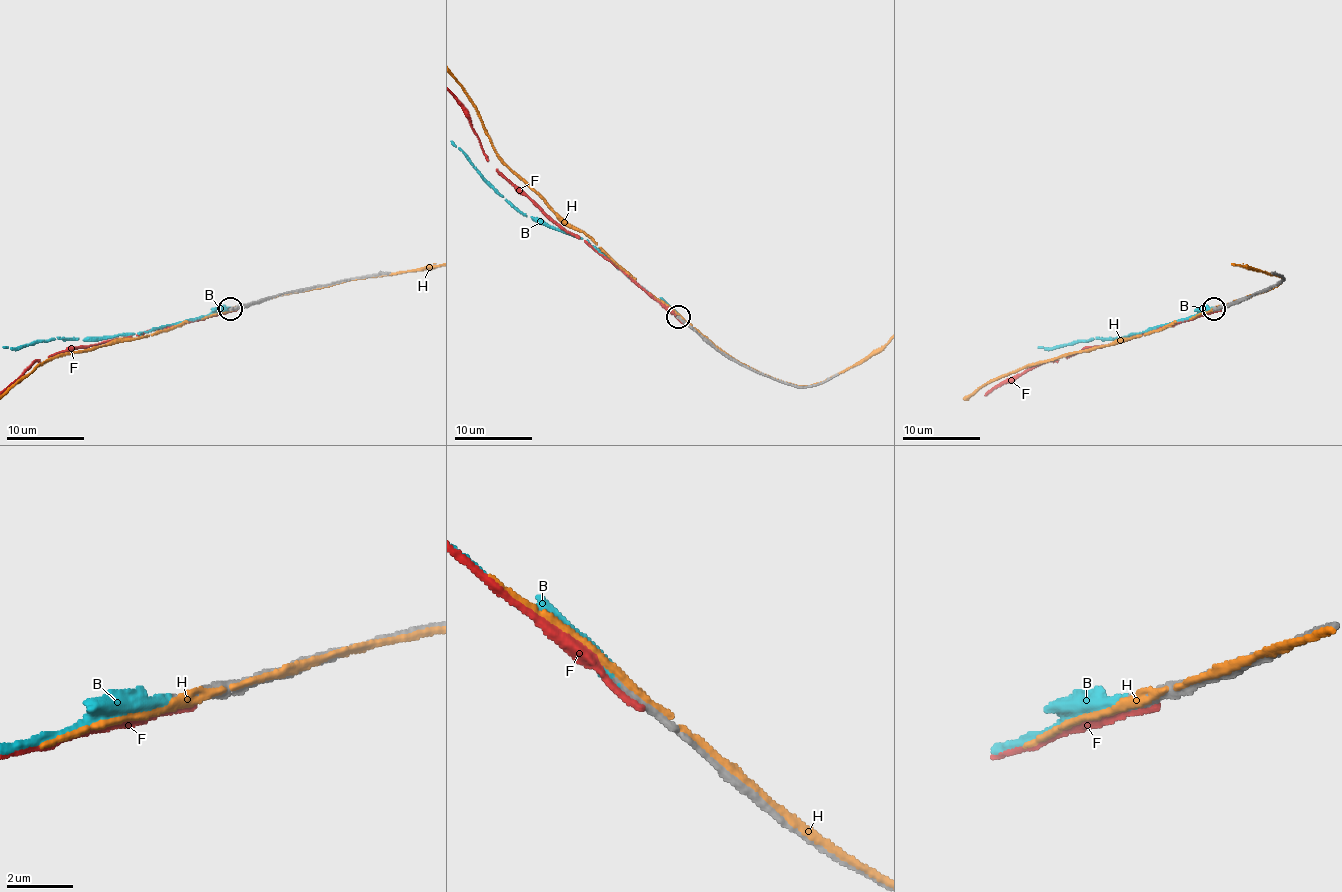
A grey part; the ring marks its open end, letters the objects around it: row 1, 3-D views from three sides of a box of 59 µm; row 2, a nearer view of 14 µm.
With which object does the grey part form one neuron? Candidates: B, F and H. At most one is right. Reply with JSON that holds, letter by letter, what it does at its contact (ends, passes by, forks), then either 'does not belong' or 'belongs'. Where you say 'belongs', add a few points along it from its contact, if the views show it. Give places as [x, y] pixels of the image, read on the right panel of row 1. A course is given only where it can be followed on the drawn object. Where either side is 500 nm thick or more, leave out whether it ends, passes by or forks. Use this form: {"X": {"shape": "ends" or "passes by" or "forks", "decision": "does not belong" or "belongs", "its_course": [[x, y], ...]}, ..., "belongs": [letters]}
{"B": {"shape": "ends", "decision": "belongs"}, "F": {"shape": "ends", "decision": "does not belong"}, "H": {"shape": "passes by", "decision": "does not belong"}, "belongs": ["B"]}

